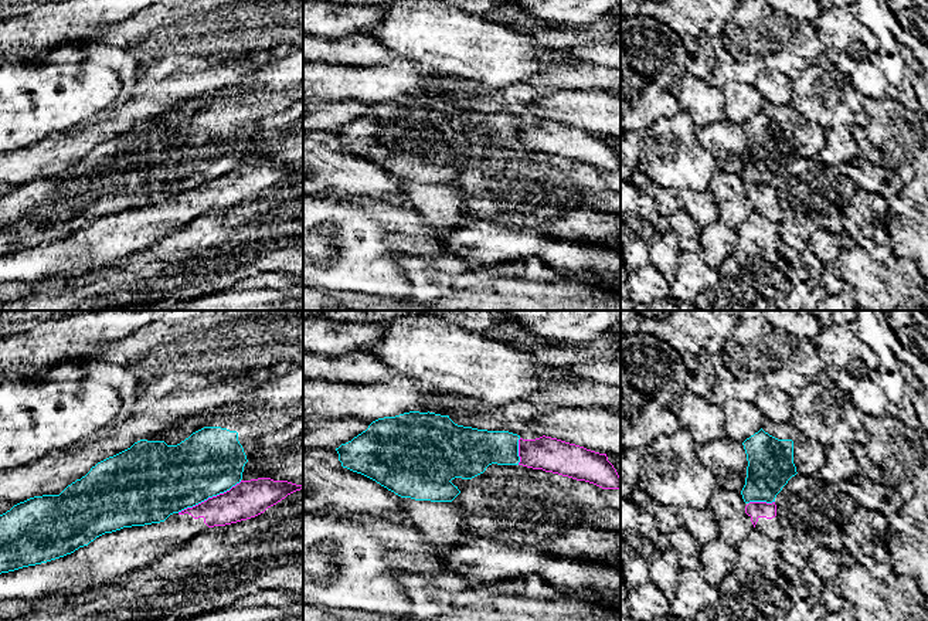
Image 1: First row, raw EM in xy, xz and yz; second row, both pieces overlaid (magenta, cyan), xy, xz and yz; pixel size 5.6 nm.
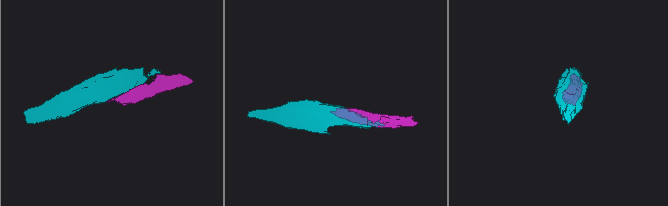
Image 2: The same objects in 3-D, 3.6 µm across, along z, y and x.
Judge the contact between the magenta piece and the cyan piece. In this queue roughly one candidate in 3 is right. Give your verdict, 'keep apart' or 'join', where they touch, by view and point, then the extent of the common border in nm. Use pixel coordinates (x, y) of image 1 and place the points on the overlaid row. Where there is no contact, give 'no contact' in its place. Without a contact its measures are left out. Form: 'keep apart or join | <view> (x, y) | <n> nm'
keep apart | xy (208, 498) | 400 nm

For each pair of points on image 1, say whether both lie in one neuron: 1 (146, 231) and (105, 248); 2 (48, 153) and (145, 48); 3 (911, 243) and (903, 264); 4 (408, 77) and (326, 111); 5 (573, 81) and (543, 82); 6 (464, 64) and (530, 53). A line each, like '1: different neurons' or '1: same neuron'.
1: same neuron
2: different neurons
3: different neurons
4: different neurons
5: same neuron
6: same neuron

